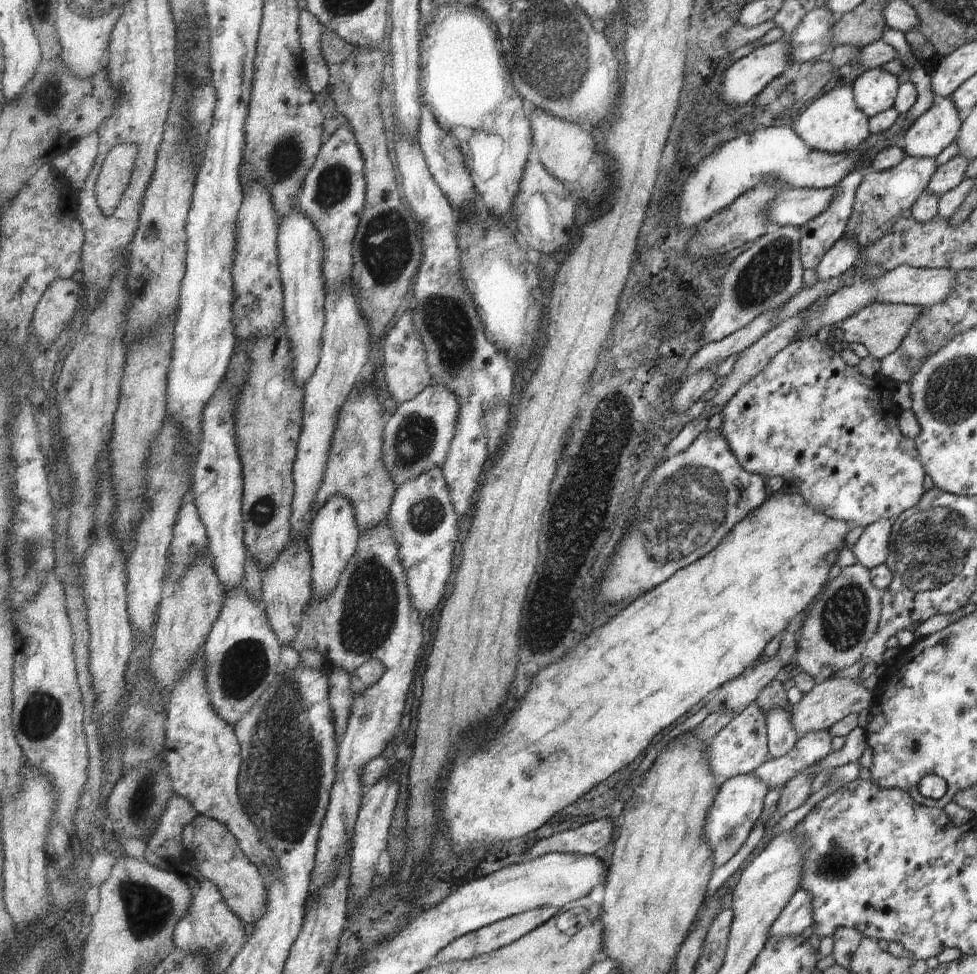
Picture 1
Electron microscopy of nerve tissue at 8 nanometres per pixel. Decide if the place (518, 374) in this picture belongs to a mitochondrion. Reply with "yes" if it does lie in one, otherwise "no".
no

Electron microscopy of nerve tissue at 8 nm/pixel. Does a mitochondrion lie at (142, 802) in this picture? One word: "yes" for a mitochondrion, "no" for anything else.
yes

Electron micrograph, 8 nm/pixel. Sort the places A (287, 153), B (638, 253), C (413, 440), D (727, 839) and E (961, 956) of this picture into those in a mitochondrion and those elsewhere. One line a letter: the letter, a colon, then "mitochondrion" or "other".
A: mitochondrion
B: other
C: mitochondrion
D: mitochondrion
E: other

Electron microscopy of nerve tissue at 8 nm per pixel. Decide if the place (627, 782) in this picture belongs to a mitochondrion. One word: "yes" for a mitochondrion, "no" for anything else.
no

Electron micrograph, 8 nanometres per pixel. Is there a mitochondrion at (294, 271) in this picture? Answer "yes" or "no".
no

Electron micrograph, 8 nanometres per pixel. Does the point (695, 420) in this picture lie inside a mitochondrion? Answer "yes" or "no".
no

